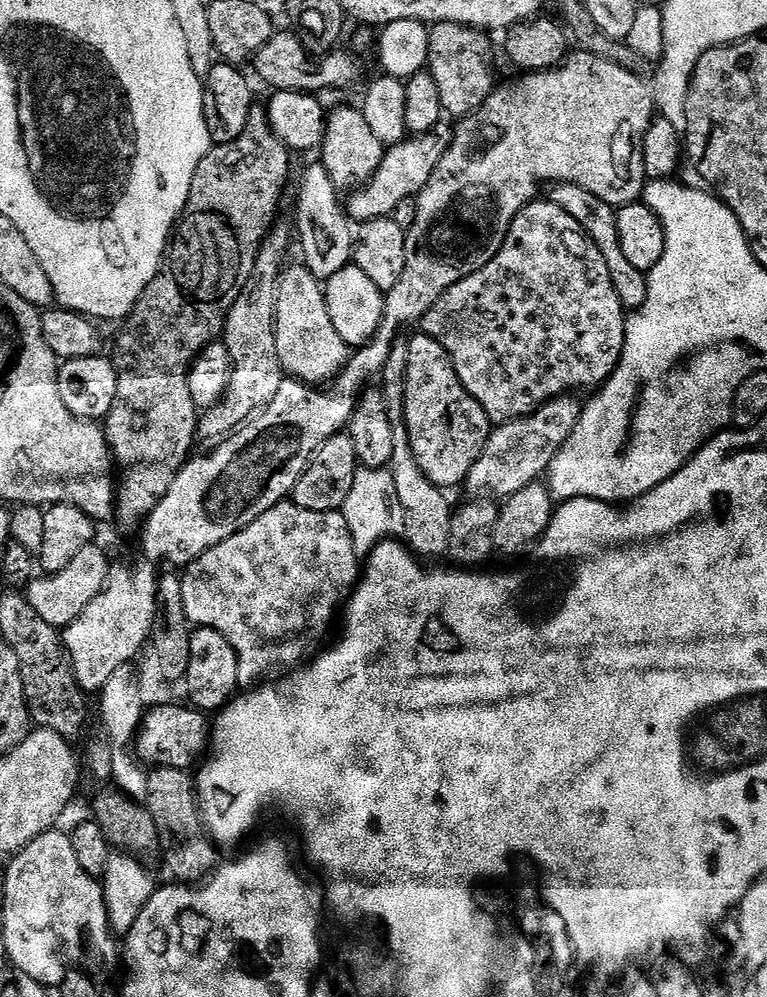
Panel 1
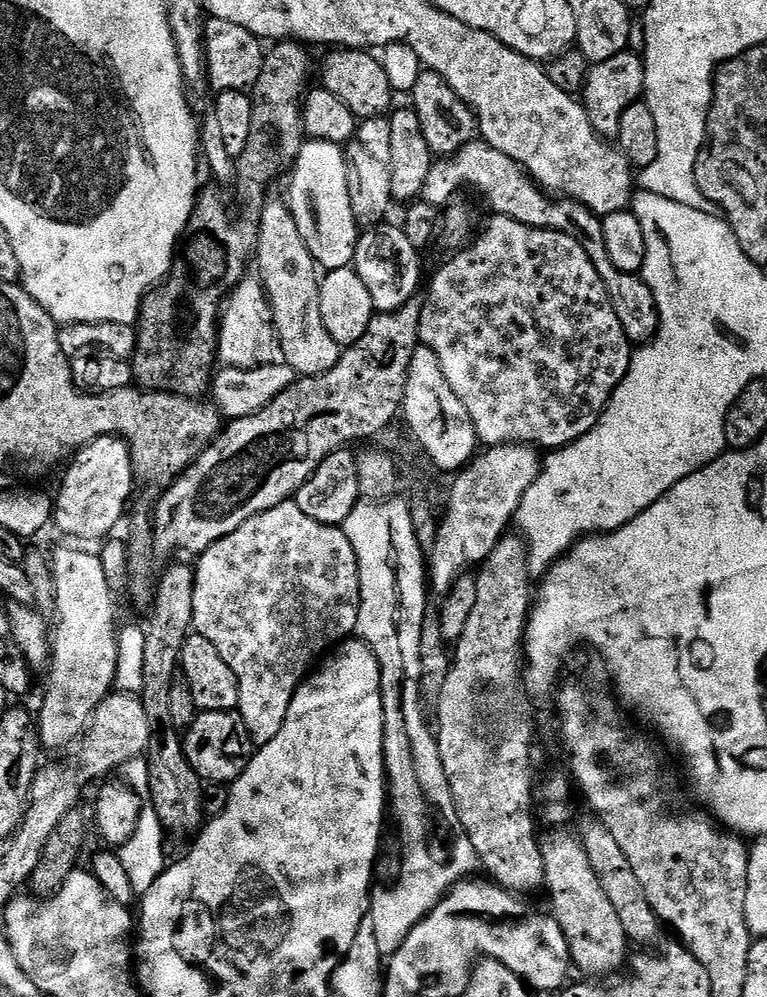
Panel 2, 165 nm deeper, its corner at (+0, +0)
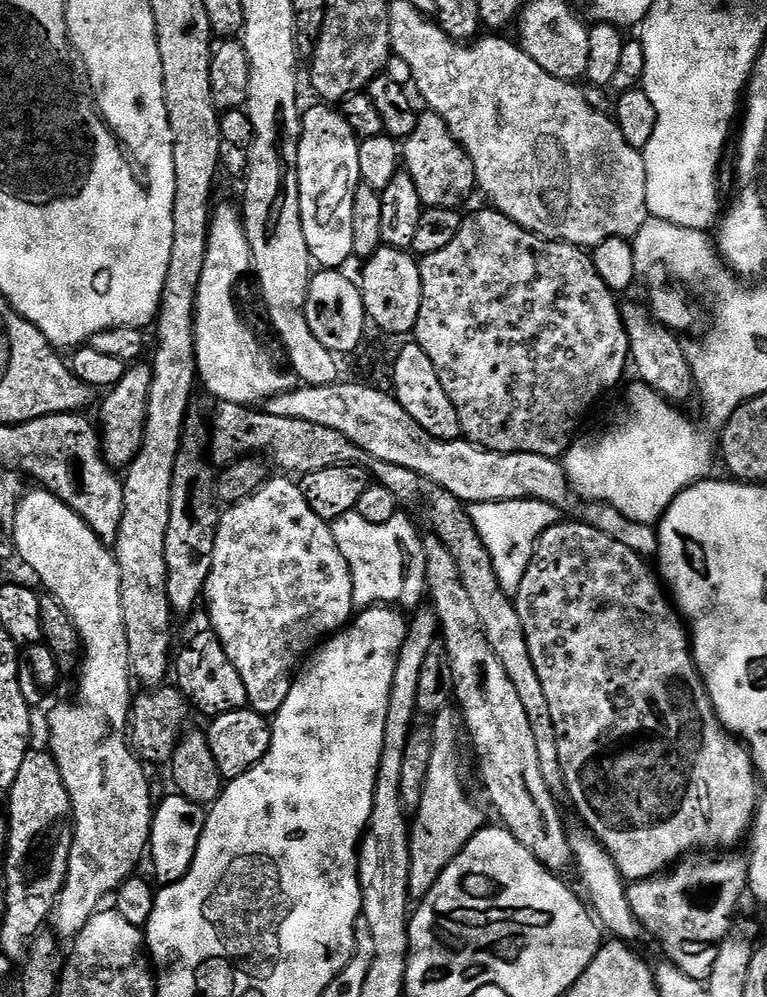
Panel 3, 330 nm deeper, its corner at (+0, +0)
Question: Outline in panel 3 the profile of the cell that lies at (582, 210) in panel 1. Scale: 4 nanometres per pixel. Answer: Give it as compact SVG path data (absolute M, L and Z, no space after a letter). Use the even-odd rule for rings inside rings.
M647 303L644 304L620 304L620 317L624 323L626 330L626 338L628 339L628 354L630 357L631 367L636 368L639 383L646 384L653 388L660 396L669 402L680 402L676 400L693 399L694 396L694 381L692 379L692 371L688 365L688 353L685 345L680 345L680 340L675 331L668 329L664 324L661 324L652 314L651 307Z

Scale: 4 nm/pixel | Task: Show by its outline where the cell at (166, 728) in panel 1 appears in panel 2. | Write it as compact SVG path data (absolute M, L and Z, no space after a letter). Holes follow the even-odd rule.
M197 711L192 725L183 733L184 753L194 766L194 774L205 785L230 786L246 770L252 761L254 745L242 722L239 711L201 712Z

